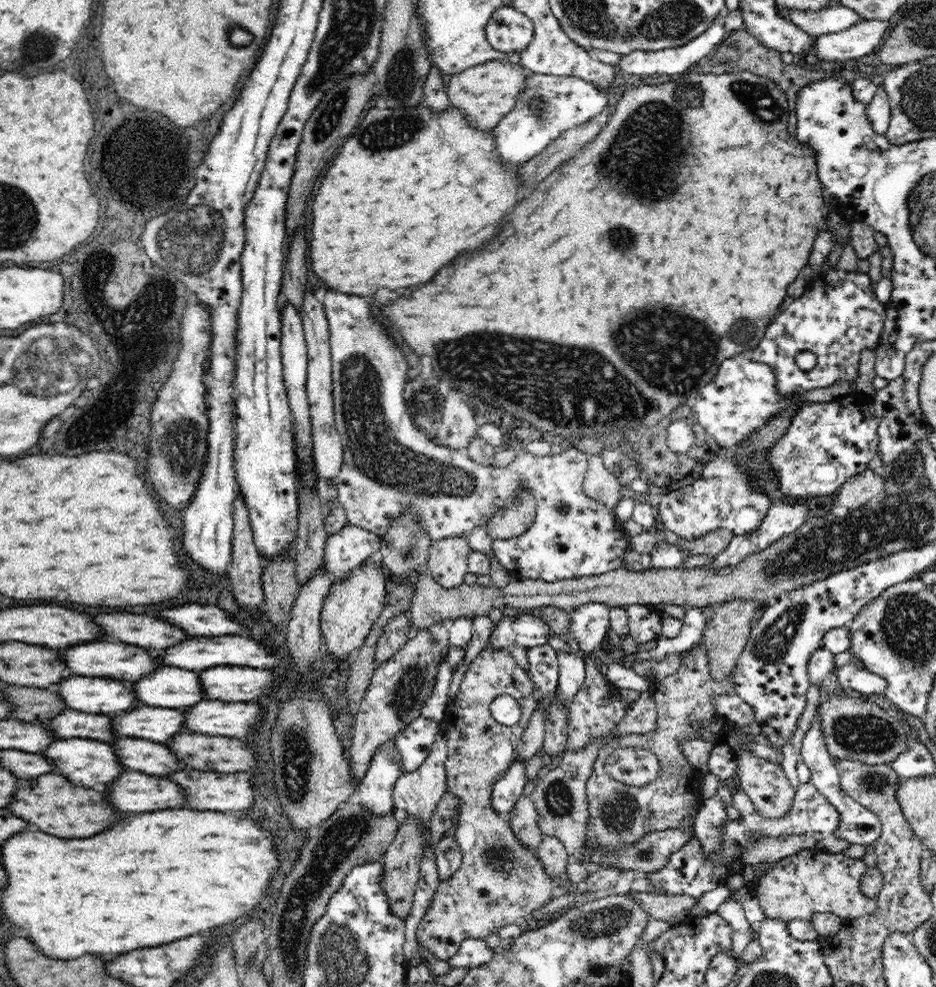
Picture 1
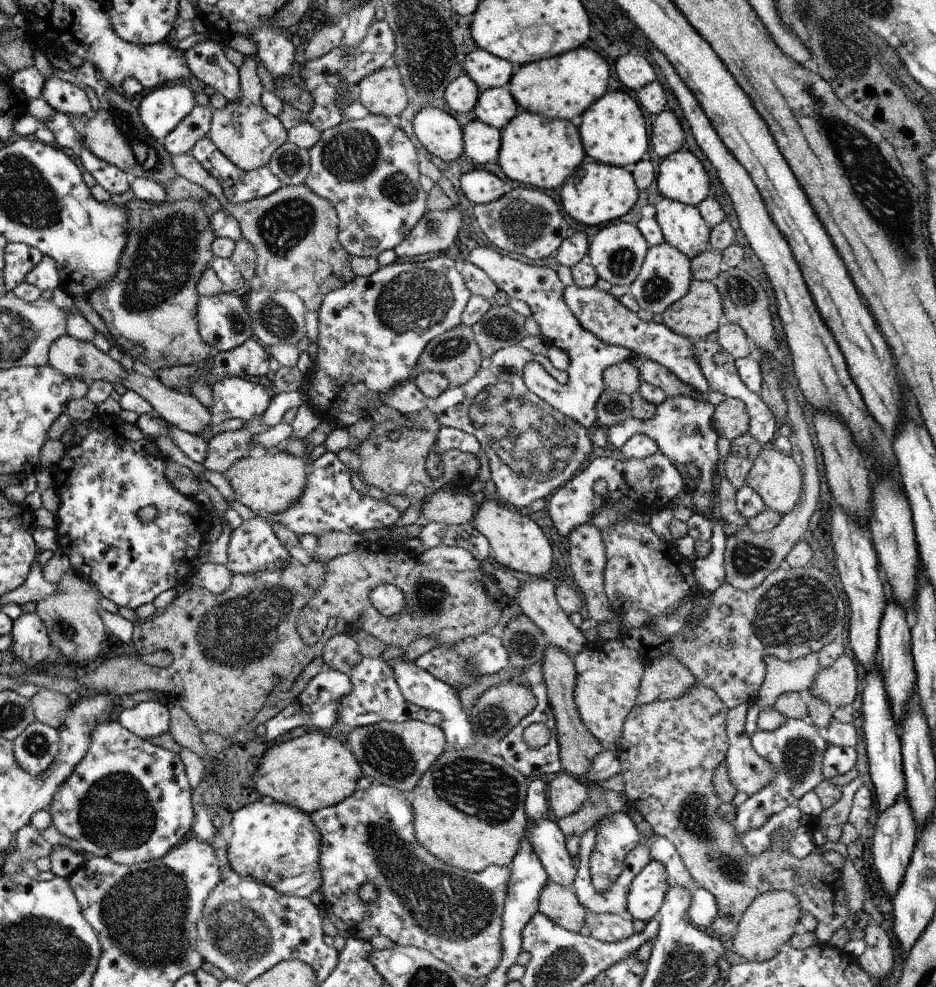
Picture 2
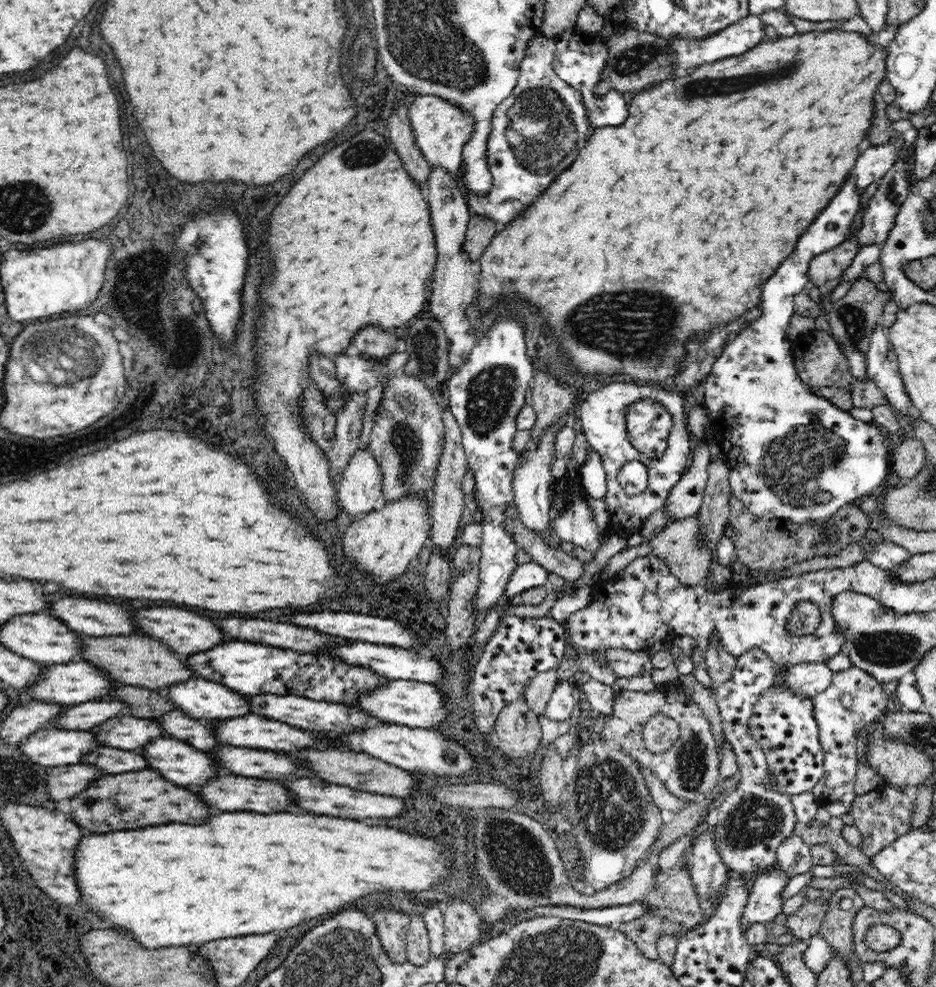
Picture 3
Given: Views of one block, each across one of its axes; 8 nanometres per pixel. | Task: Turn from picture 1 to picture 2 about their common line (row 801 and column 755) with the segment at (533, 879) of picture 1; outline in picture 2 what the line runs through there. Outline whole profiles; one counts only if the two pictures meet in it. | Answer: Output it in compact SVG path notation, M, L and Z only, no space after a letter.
M774 445L764 446L760 455L753 463L752 469L748 472L747 486L750 486L765 503L767 509L777 511L783 516L790 513L800 501L802 474L798 464L793 458L786 456Z

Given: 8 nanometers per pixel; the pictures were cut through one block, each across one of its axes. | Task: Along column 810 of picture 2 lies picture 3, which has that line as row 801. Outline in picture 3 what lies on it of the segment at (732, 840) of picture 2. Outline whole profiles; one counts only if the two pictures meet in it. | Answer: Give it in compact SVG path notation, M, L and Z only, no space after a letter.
M889 785L868 792L863 796L857 796L852 806L853 824L858 827L863 837L860 850L866 856L873 857L877 853L887 848L892 842L895 842L900 836L909 834L913 831L912 817L914 815L915 802L896 788Z

